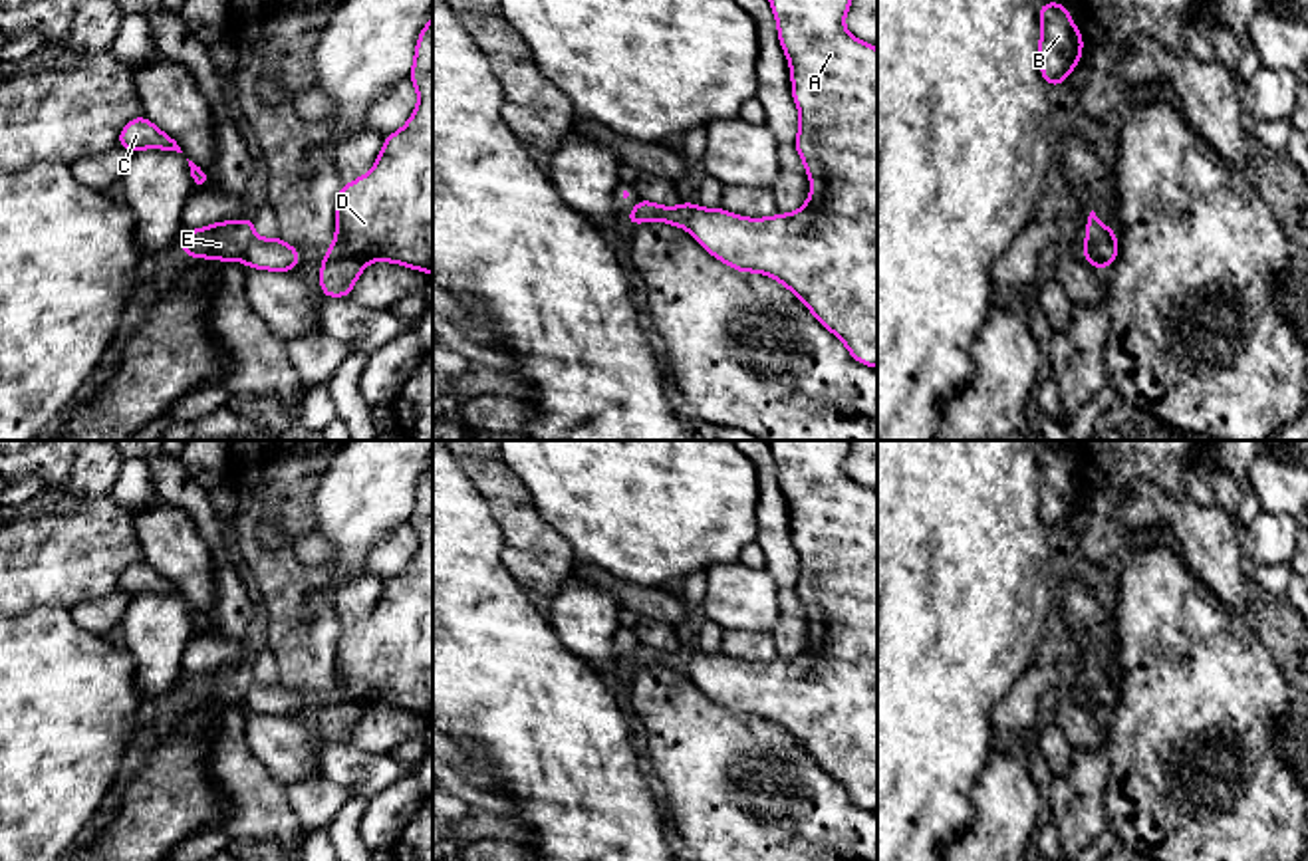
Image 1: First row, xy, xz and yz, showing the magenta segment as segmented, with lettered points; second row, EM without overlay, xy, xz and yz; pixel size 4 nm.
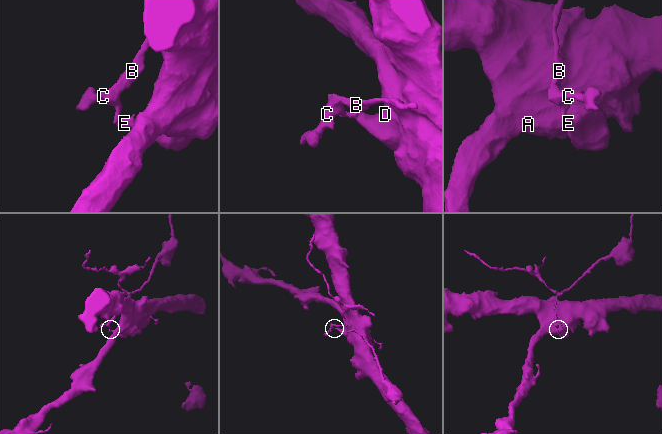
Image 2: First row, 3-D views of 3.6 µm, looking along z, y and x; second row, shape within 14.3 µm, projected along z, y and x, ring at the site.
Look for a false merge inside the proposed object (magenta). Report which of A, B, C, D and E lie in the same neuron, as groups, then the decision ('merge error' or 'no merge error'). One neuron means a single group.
A D / B C E; merge error

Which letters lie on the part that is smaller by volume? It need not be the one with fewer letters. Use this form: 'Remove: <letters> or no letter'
Remove: B, C, E

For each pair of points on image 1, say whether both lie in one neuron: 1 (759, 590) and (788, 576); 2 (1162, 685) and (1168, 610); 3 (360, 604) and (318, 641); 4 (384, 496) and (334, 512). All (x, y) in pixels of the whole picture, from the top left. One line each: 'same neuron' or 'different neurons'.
1: different neurons
2: same neuron
3: different neurons
4: same neuron

